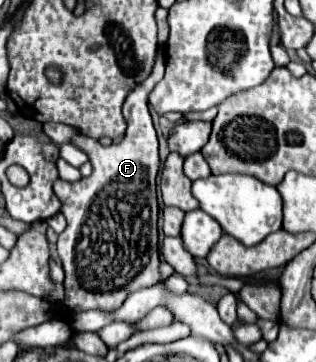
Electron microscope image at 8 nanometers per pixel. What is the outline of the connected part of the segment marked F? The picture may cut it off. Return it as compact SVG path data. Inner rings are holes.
M162 45L156 51L154 69L144 83L140 83L130 95L127 96L122 114L126 121L126 132L120 143L112 143L108 147L100 145L96 139L88 139L76 127L60 125L60 123L44 123L44 133L54 143L74 143L76 147L84 149L92 163L92 175L84 177L76 183L68 183L64 179L54 181L54 193L60 199L62 207L60 213L66 217L68 227L58 237L58 255L66 273L64 279L64 307L70 313L80 313L88 309L98 311L116 311L128 293L148 287L160 281L160 251L158 251L158 203L156 203L156 173L160 167L158 159L158 139L152 125L152 117L148 111L148 95L154 85L164 77L164 49Z

